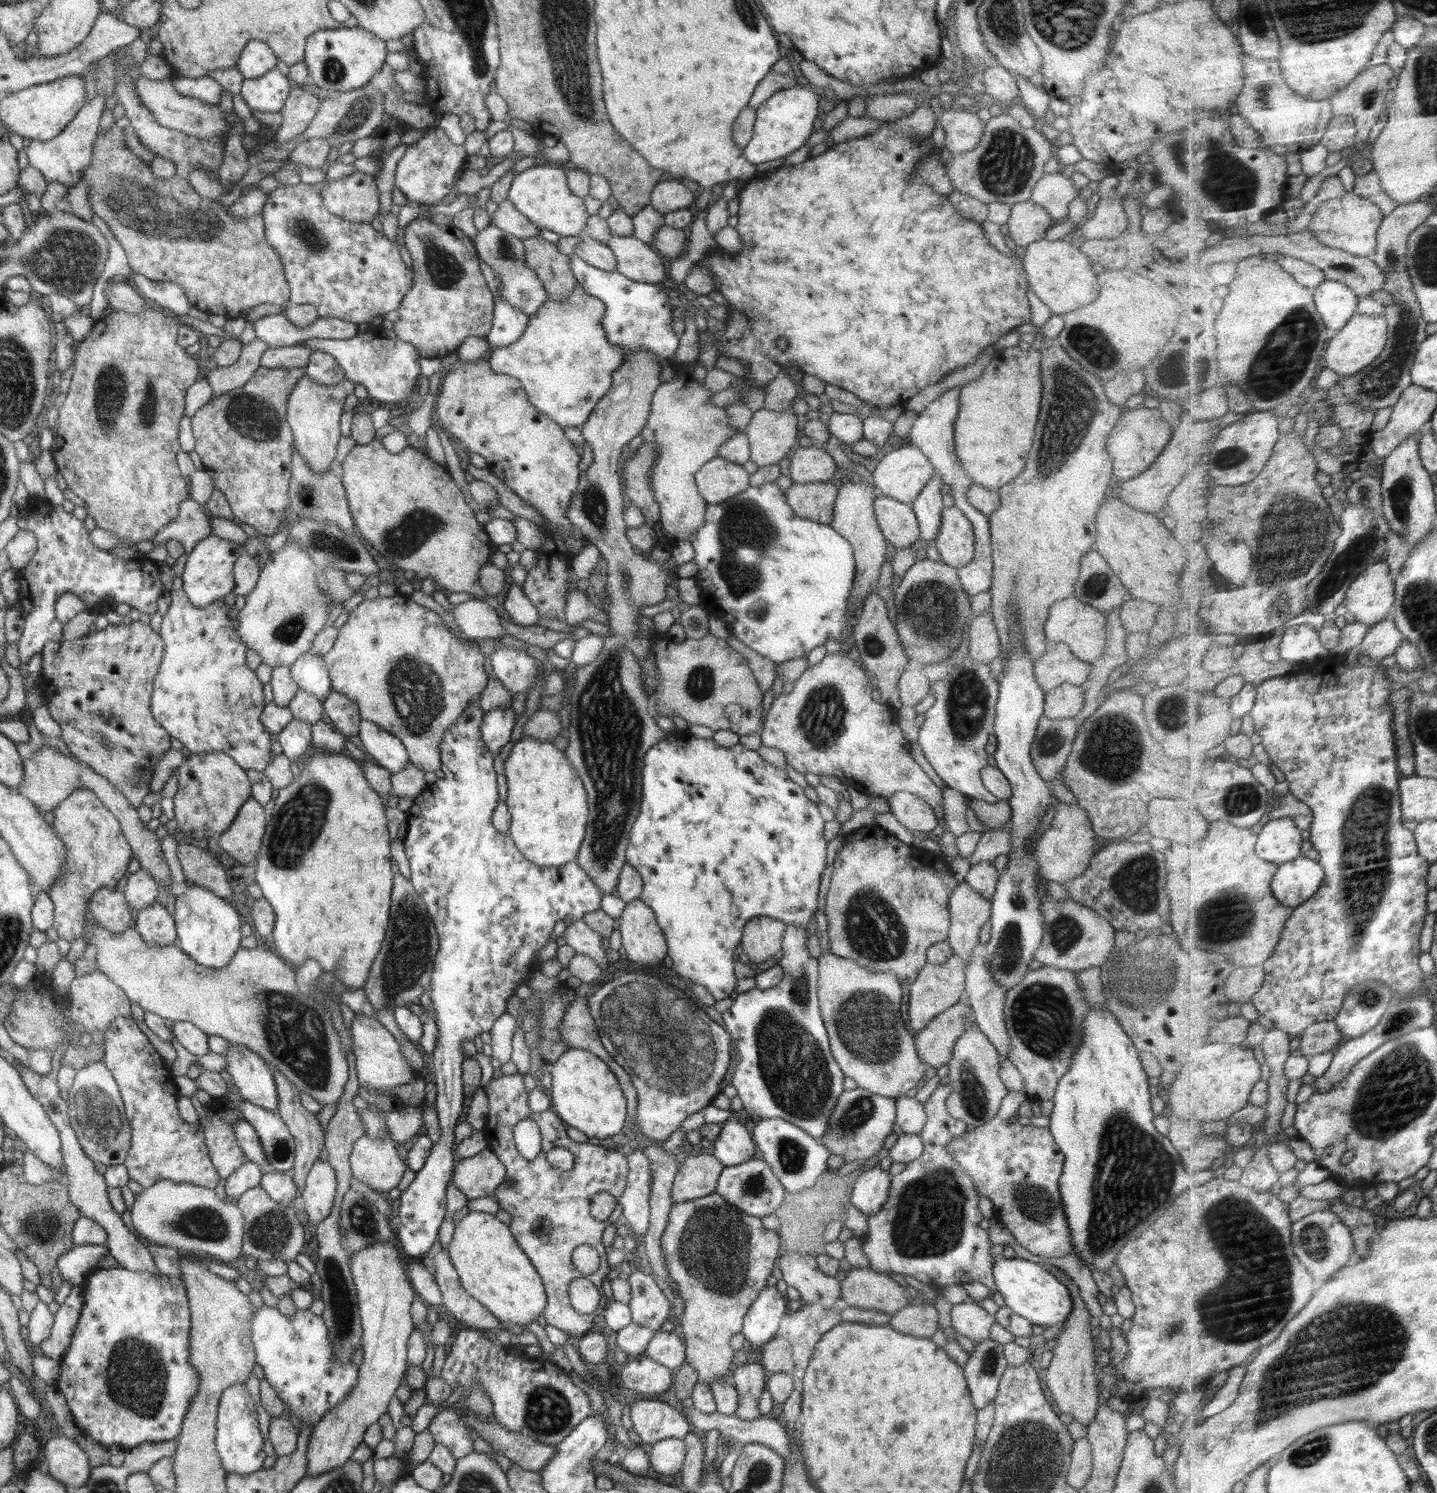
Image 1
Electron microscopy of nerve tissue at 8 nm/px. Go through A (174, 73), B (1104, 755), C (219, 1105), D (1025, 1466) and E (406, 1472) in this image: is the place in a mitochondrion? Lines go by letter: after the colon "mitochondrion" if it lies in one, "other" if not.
A: other
B: mitochondrion
C: other
D: mitochondrion
E: other

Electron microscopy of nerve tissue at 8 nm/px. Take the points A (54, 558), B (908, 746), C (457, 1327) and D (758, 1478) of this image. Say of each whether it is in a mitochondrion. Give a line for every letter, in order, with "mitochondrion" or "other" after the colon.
A: other
B: other
C: other
D: mitochondrion

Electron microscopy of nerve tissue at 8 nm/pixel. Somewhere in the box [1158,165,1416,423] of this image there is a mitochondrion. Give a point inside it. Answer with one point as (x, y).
(1280, 366)

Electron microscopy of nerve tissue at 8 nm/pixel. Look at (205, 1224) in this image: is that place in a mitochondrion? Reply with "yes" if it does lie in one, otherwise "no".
yes

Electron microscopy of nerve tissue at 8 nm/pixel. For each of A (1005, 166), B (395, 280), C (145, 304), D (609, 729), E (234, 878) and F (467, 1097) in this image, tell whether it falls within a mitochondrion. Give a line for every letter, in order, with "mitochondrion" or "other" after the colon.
A: mitochondrion
B: other
C: other
D: mitochondrion
E: other
F: other

